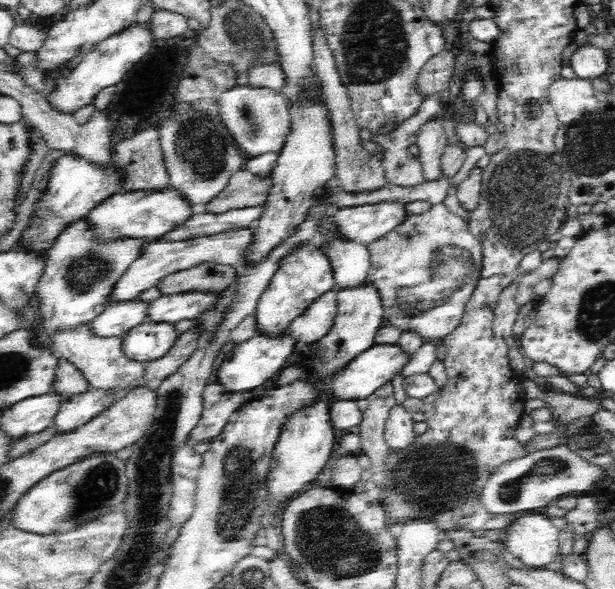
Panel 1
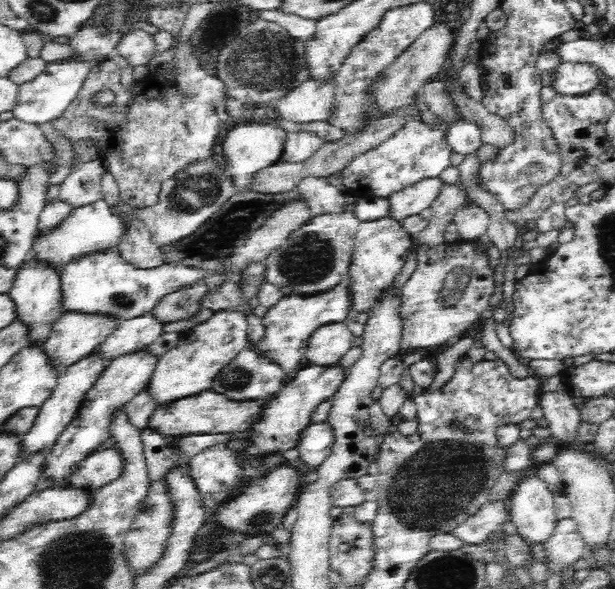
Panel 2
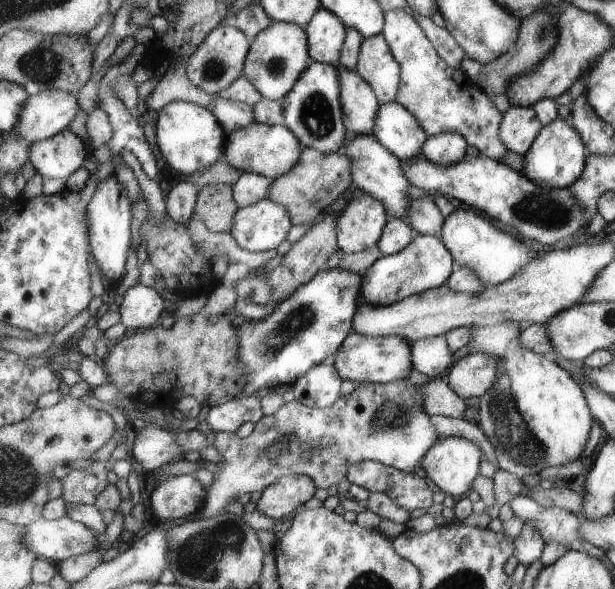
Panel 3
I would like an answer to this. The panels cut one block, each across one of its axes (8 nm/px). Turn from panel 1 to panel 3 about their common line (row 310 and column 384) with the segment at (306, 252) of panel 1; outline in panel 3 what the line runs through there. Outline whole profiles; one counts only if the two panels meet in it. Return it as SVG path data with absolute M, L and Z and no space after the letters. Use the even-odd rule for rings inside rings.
M416 233L413 242L401 252L383 255L363 275L364 299L361 306L388 305L446 284L453 274L455 261L444 248L441 238Z

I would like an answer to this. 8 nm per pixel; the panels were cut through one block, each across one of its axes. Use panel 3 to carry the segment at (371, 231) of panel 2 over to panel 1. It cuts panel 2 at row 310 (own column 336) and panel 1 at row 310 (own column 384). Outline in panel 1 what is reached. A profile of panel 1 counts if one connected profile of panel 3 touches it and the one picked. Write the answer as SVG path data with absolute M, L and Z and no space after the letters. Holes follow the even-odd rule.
M366 278L360 284L351 287L337 288L335 293L337 296L337 315L334 326L320 342L310 345L314 354L312 354L312 360L309 359L308 355L308 368L306 368L308 373L332 373L332 371L338 370L350 362L357 354L372 348L375 345L377 330L380 330L382 322L384 322L382 295L370 279Z

